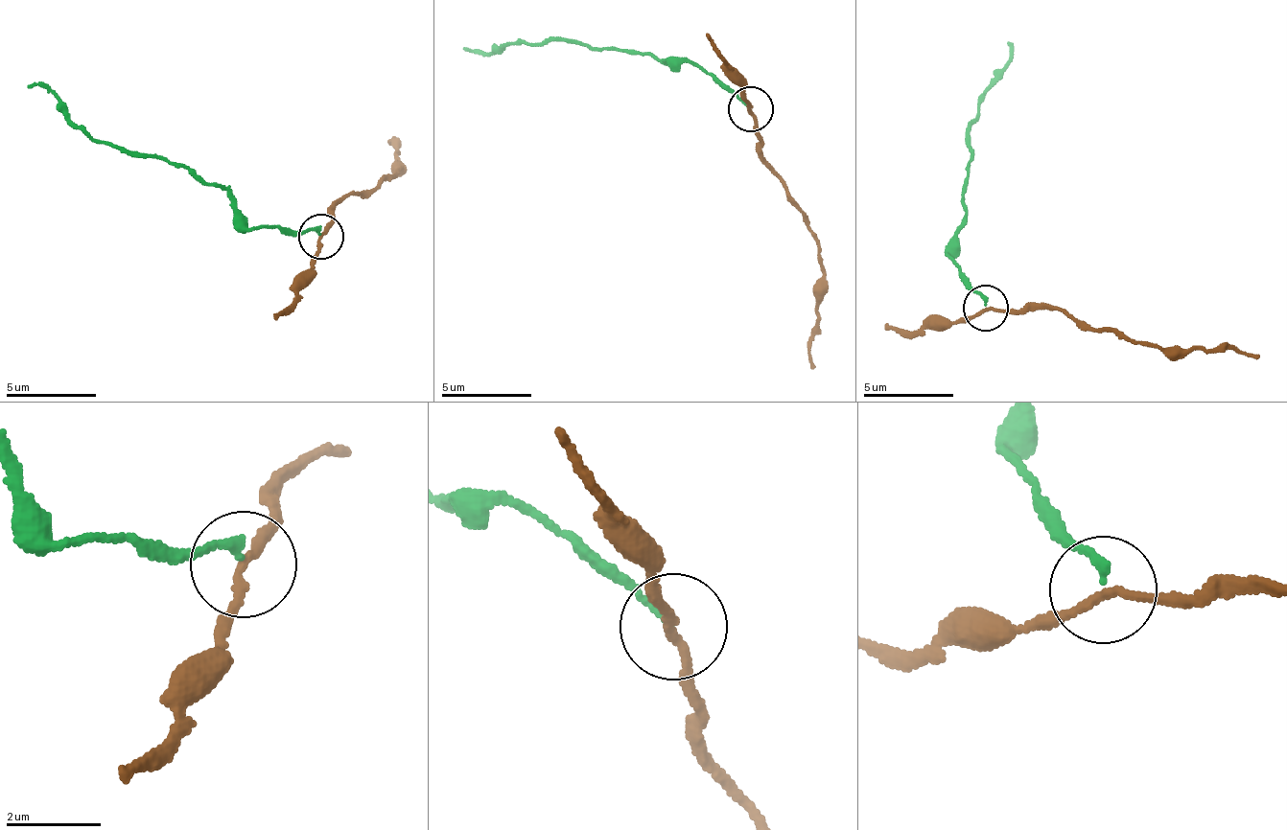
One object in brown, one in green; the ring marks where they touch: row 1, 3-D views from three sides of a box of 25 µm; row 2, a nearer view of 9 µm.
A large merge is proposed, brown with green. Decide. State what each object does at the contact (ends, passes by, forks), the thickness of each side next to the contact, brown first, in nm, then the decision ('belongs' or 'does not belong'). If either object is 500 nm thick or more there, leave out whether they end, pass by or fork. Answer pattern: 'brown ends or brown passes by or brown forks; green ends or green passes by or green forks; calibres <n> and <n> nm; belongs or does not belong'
brown passes by; green ends; calibres 170 and 180 nm; does not belong

